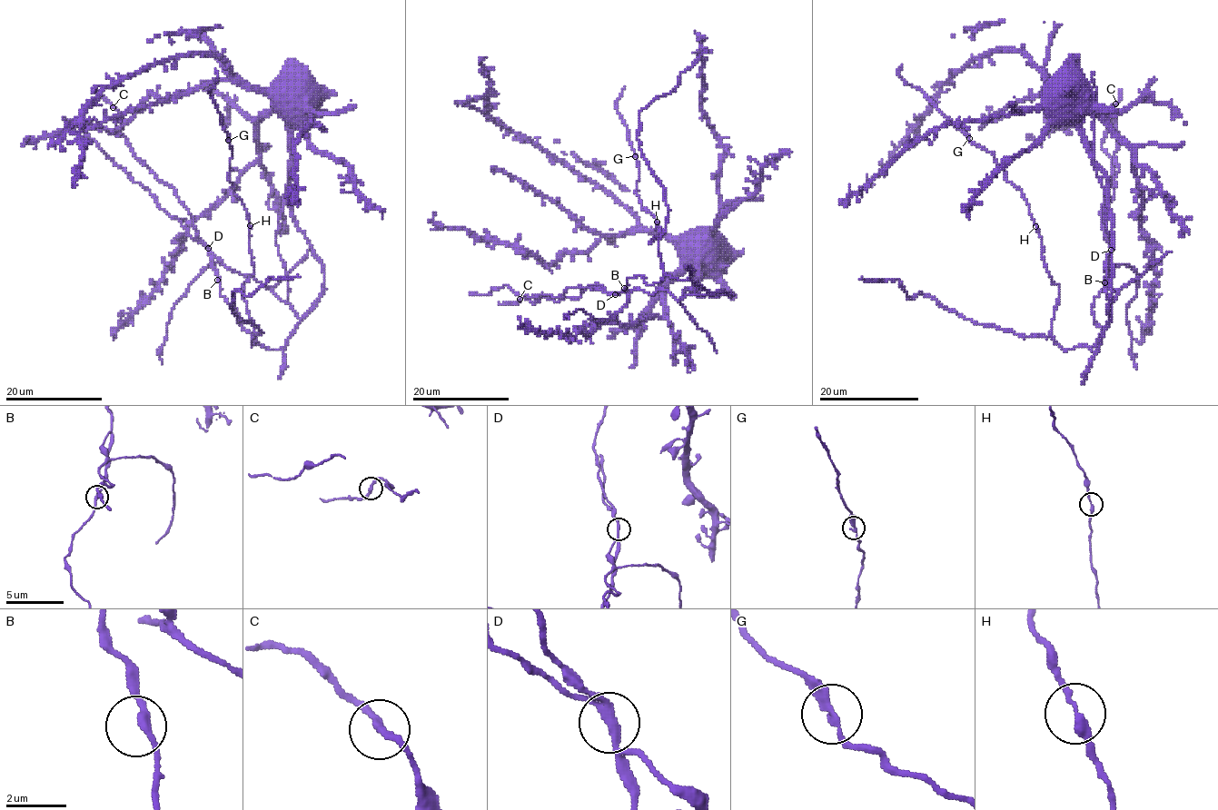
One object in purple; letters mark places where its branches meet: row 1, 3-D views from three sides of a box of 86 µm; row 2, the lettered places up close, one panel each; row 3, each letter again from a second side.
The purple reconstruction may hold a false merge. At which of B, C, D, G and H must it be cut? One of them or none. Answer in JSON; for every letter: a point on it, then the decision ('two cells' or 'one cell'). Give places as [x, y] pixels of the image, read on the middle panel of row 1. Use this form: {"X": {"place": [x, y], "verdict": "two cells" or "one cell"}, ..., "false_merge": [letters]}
{"B": {"place": [624, 288], "verdict": "one cell"}, "C": {"place": [519, 299], "verdict": "one cell"}, "D": {"place": [615, 294], "verdict": "one cell"}, "G": {"place": [635, 156], "verdict": "one cell"}, "H": {"place": [657, 222], "verdict": "one cell"}, "false_merge": []}

